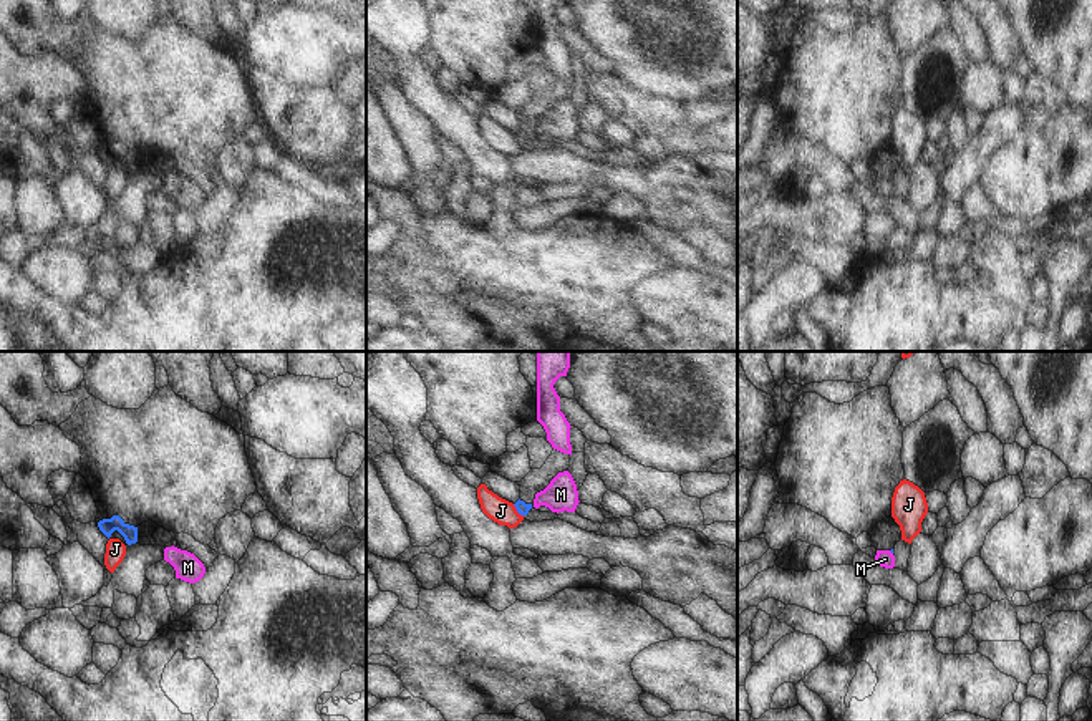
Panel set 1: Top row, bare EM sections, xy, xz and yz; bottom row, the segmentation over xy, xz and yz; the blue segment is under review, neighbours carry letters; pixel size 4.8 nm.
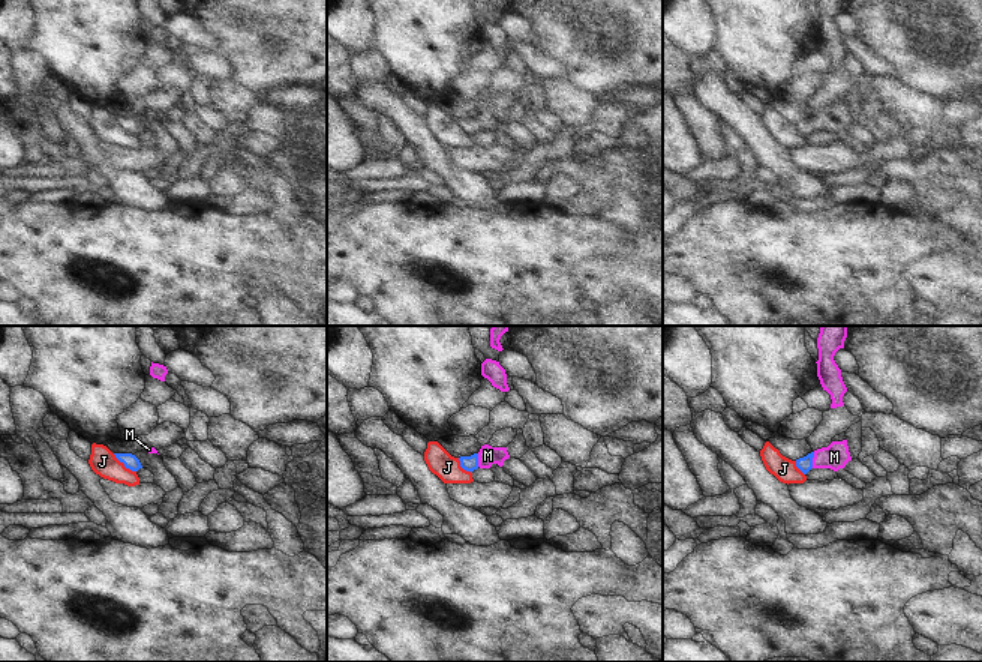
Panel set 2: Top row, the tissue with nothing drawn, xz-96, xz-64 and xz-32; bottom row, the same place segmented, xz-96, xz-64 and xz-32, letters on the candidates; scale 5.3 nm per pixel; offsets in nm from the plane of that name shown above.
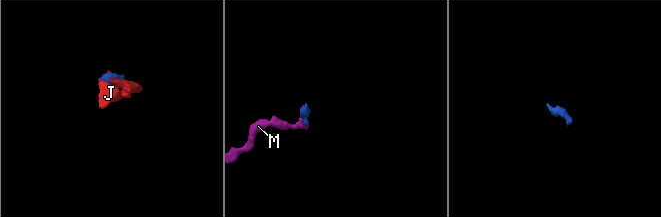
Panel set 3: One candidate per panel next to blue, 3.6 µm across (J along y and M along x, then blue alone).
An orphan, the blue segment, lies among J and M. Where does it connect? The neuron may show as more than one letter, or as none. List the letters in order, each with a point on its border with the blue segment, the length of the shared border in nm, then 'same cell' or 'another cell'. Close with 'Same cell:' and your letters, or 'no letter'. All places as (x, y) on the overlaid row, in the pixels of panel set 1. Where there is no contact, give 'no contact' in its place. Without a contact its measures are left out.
J: meets blue in xz at (517, 511); contact 80 nm long; another cell
M: no contact; same cell
Same cell: M

